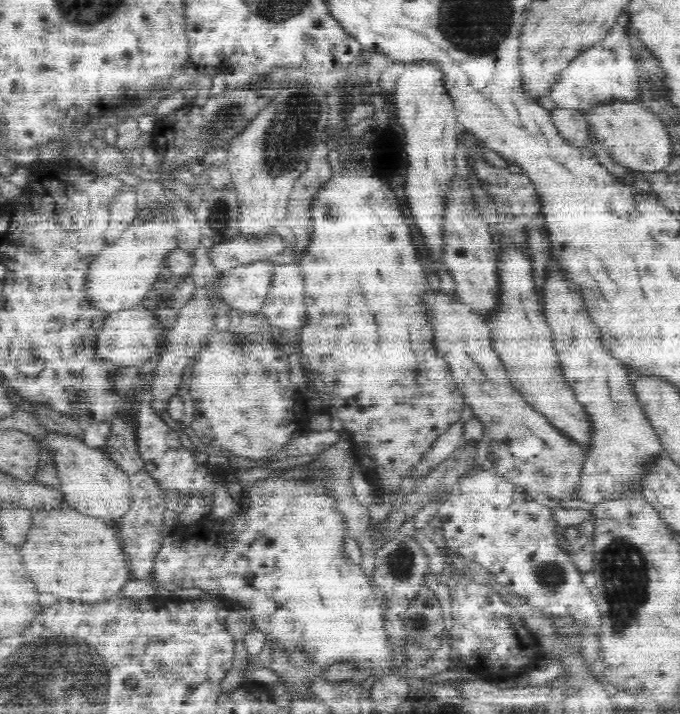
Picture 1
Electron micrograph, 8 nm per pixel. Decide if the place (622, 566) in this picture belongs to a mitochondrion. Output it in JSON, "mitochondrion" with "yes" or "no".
{"mitochondrion":"yes"}

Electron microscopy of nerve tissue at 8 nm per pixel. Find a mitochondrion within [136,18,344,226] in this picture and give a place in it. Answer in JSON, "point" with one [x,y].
{"point":[289,133]}

